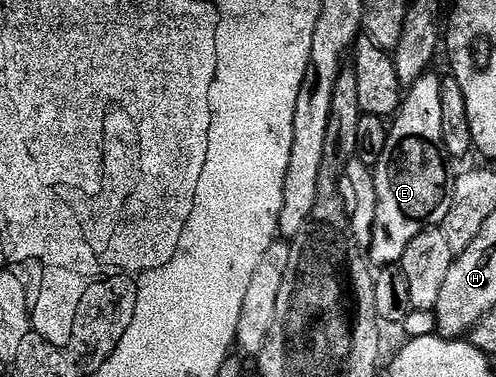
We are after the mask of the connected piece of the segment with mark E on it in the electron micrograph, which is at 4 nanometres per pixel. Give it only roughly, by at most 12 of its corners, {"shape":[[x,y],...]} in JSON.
{"shape":[[415,77],[372,161],[371,265],[445,196],[442,80]]}

